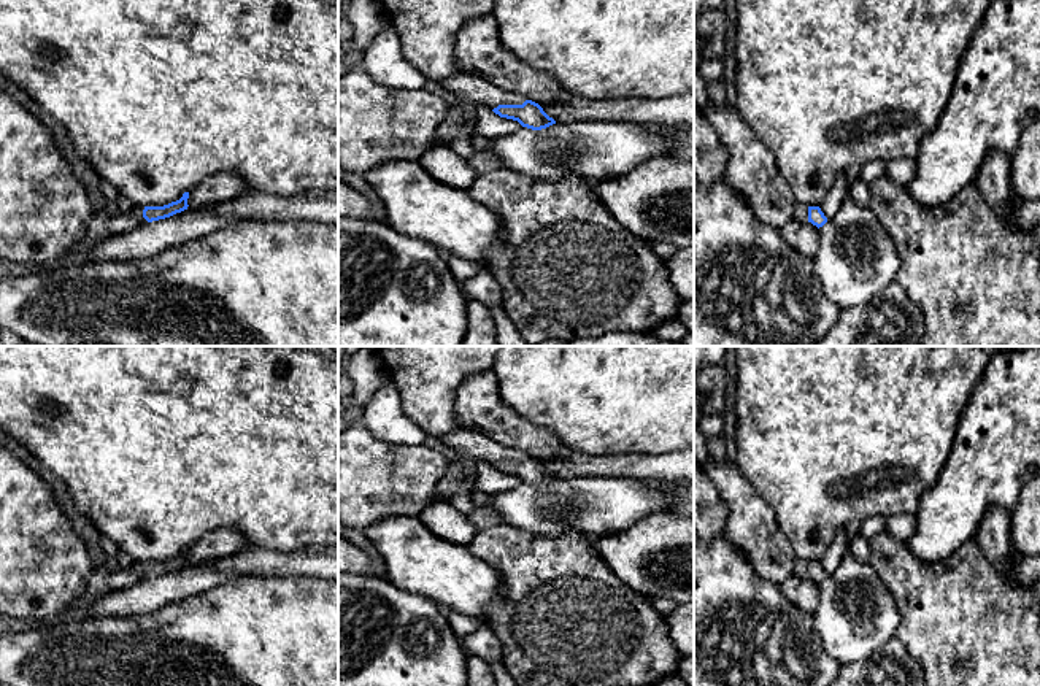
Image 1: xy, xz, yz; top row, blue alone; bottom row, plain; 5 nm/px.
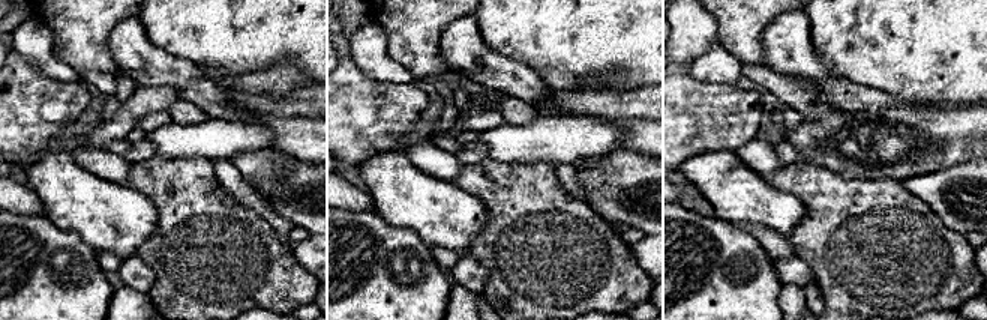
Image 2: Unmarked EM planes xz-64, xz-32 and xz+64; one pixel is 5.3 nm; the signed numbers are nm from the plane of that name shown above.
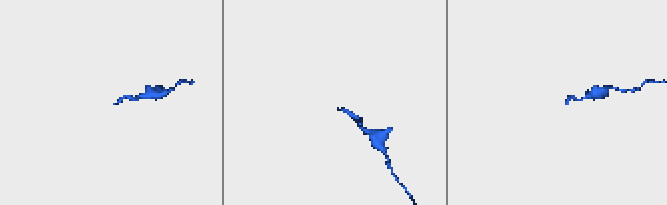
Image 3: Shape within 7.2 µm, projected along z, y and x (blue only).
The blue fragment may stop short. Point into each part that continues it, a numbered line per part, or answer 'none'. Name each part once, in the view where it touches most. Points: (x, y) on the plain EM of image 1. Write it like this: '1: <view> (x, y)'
1: xz (478, 447)

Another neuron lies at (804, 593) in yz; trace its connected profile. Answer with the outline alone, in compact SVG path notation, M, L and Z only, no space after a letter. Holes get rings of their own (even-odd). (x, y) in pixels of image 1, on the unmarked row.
M789 576L780 584L783 594L799 608L813 615L818 607L819 584L811 578Z

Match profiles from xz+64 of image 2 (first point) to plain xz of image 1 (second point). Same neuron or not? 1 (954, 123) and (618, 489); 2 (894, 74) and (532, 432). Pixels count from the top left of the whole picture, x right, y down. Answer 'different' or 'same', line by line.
1: same
2: different

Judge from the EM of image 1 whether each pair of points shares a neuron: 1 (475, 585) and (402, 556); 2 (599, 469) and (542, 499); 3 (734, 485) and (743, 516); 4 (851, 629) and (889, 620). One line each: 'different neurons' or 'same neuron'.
1: same neuron
2: different neurons
3: same neuron
4: same neuron

